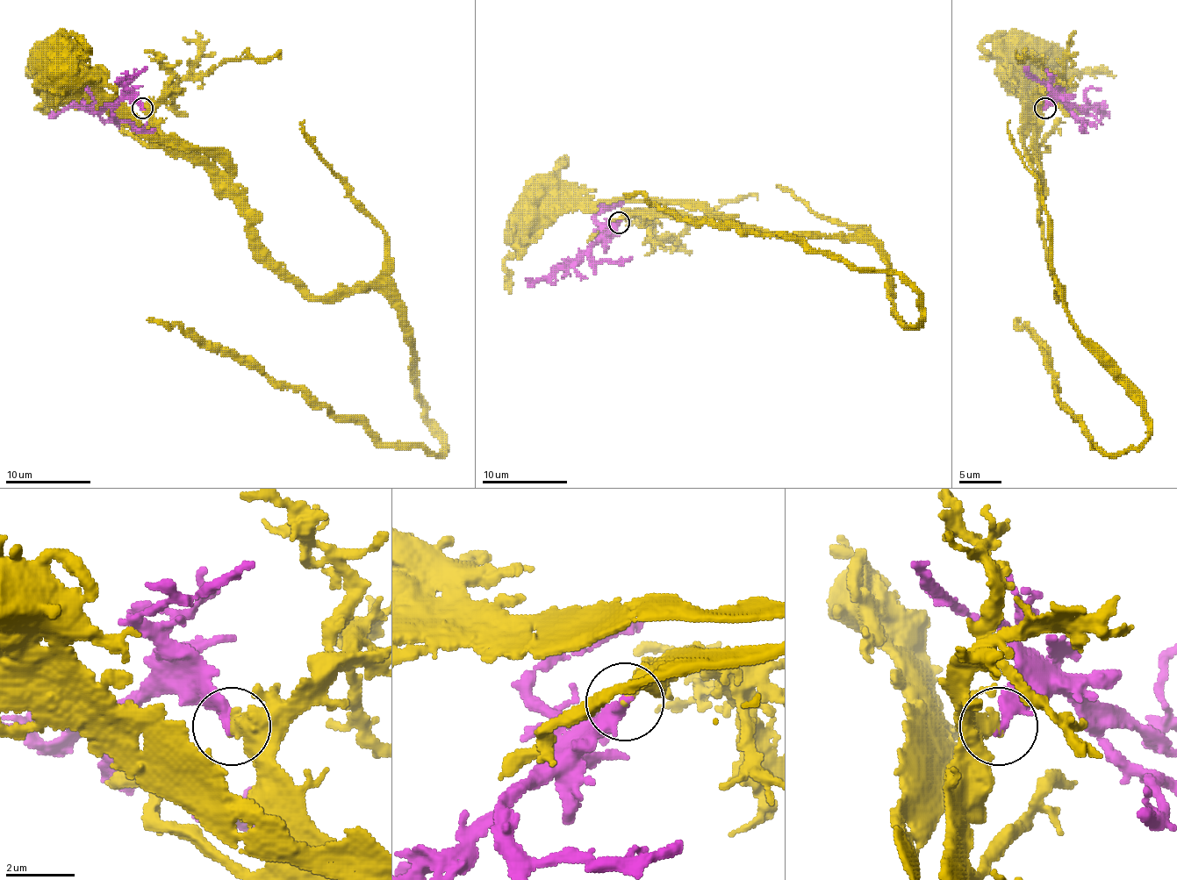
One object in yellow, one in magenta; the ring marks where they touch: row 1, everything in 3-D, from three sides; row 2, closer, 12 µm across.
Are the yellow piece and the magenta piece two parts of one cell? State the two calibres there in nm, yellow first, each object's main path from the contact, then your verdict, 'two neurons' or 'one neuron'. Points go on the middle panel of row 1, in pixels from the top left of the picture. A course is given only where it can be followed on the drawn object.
calibres 440 and 360 nm; course yellow (619, 223), (629, 212), (663, 206), (581, 202), (574, 196), (551, 196), (541, 185), (530, 191), (534, 203); course magenta (619, 223), (549, 276), (534, 280), (526, 278); one neuron

